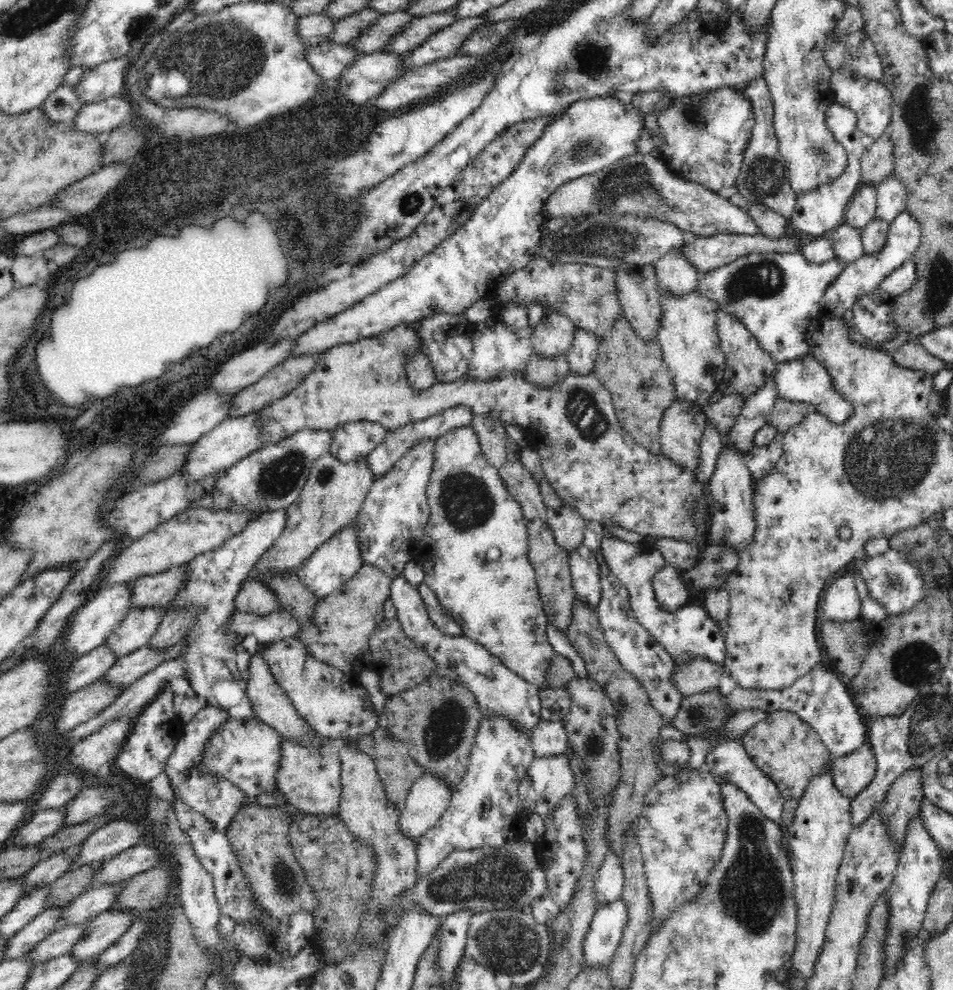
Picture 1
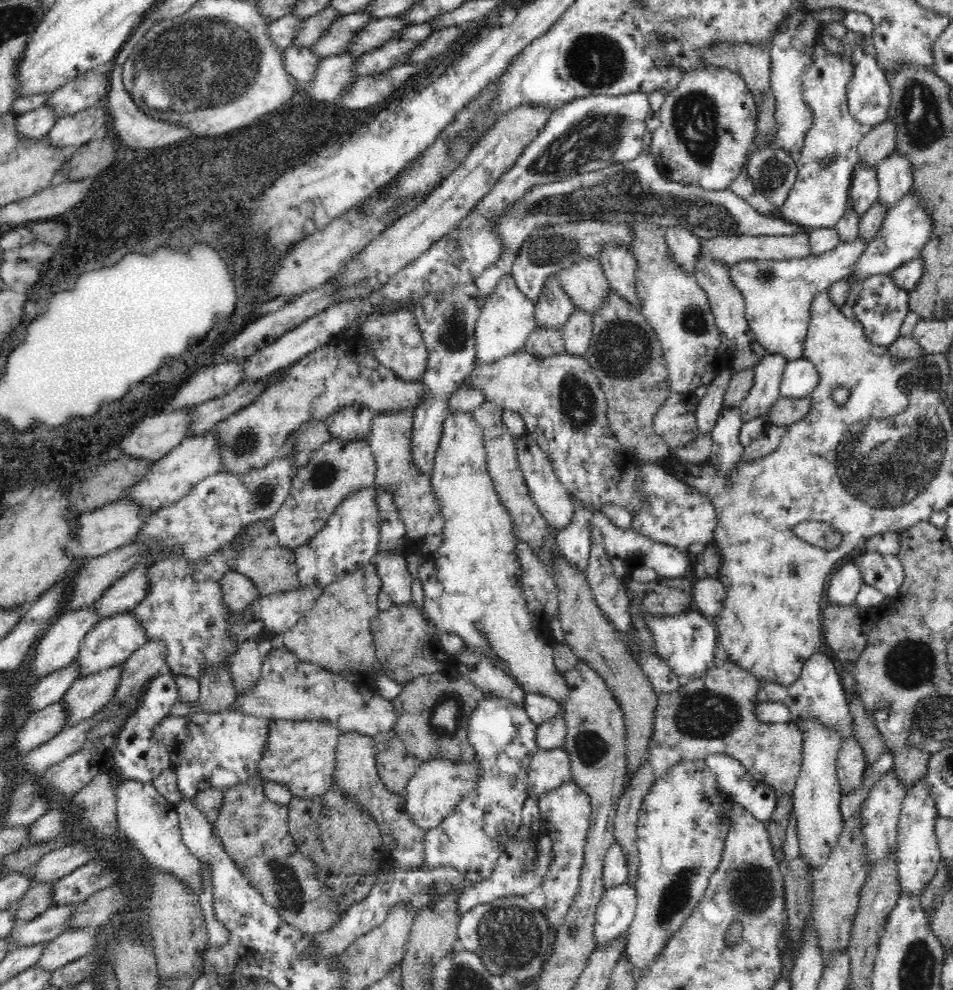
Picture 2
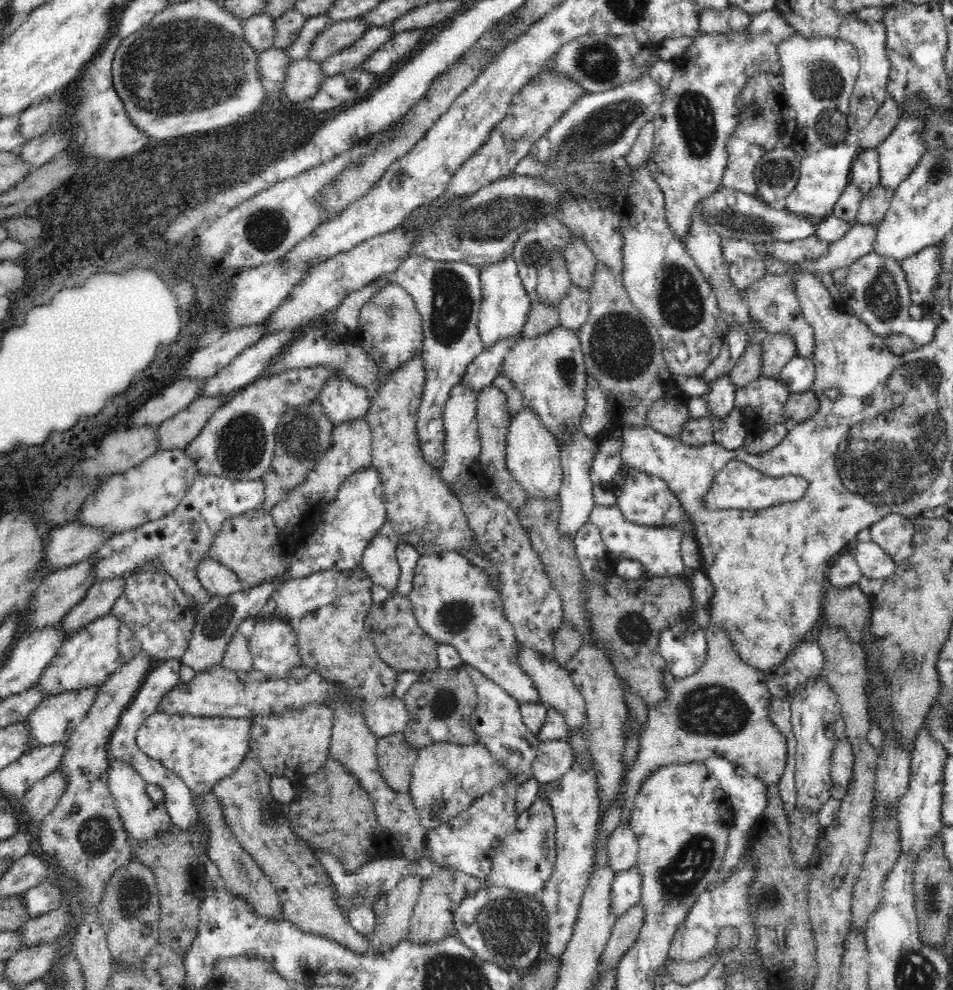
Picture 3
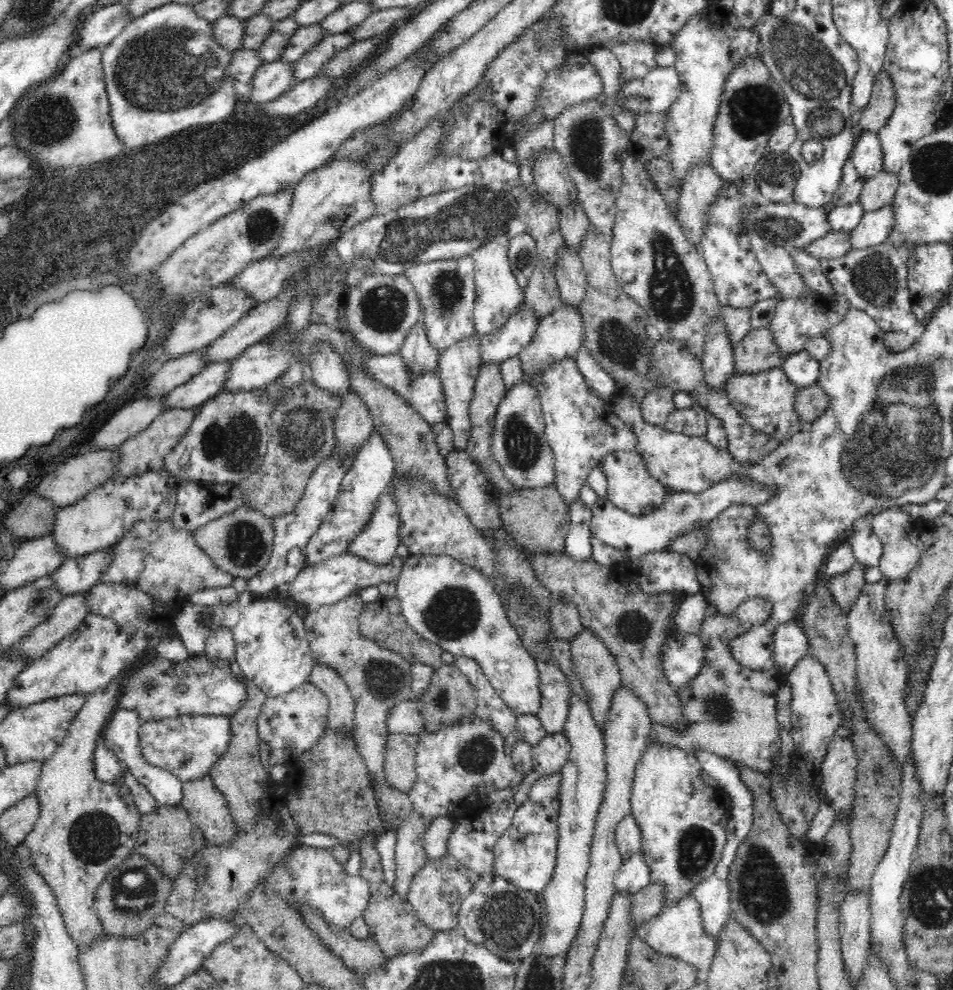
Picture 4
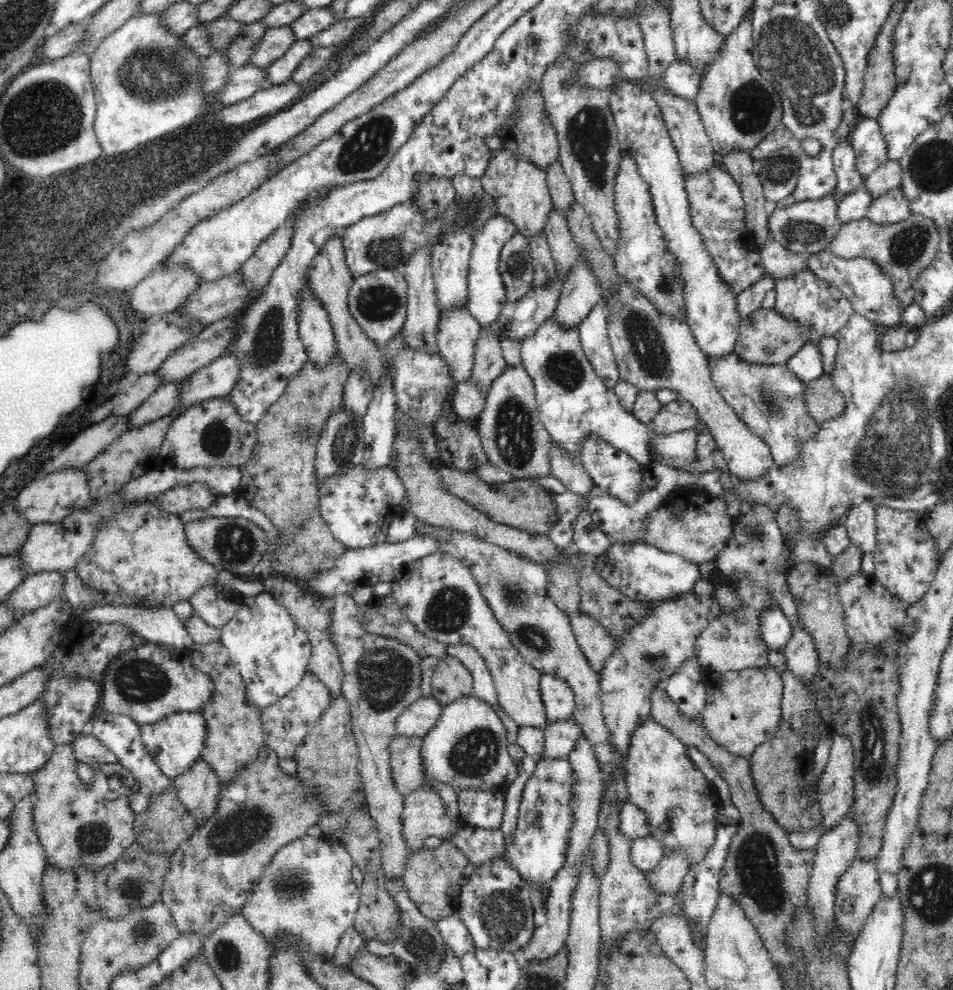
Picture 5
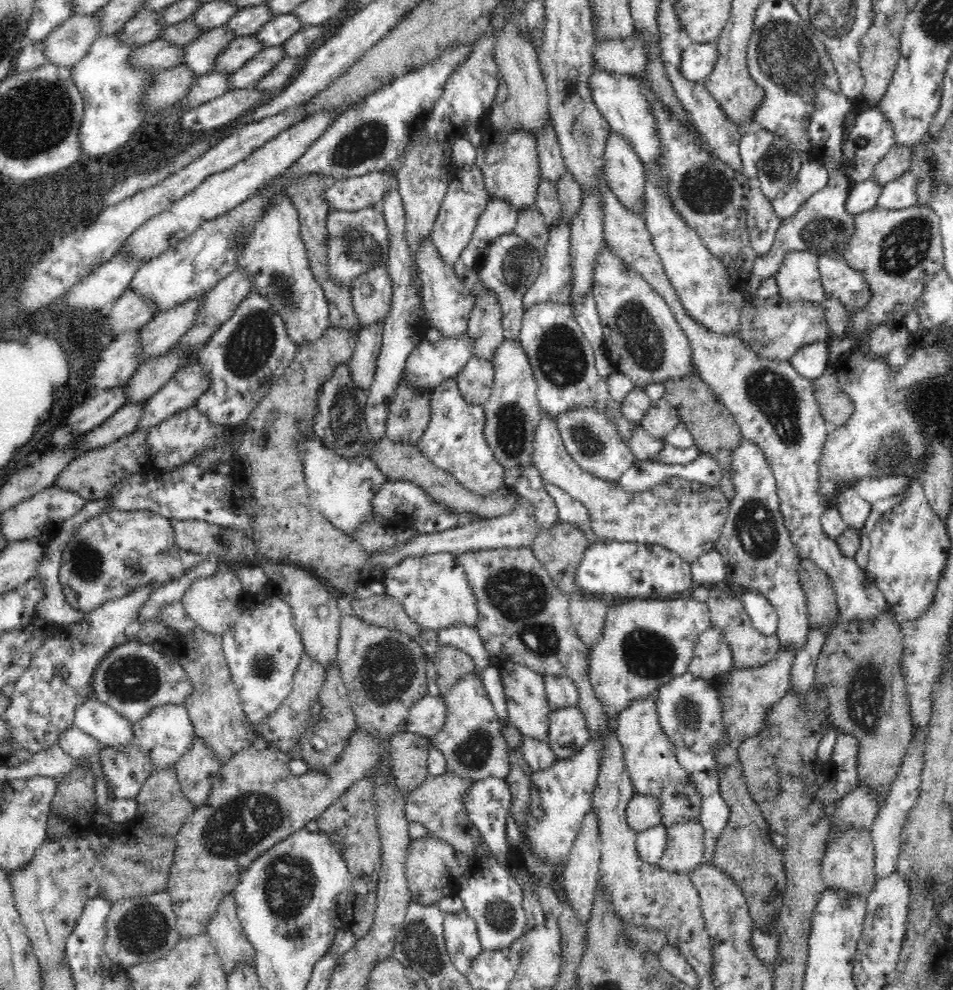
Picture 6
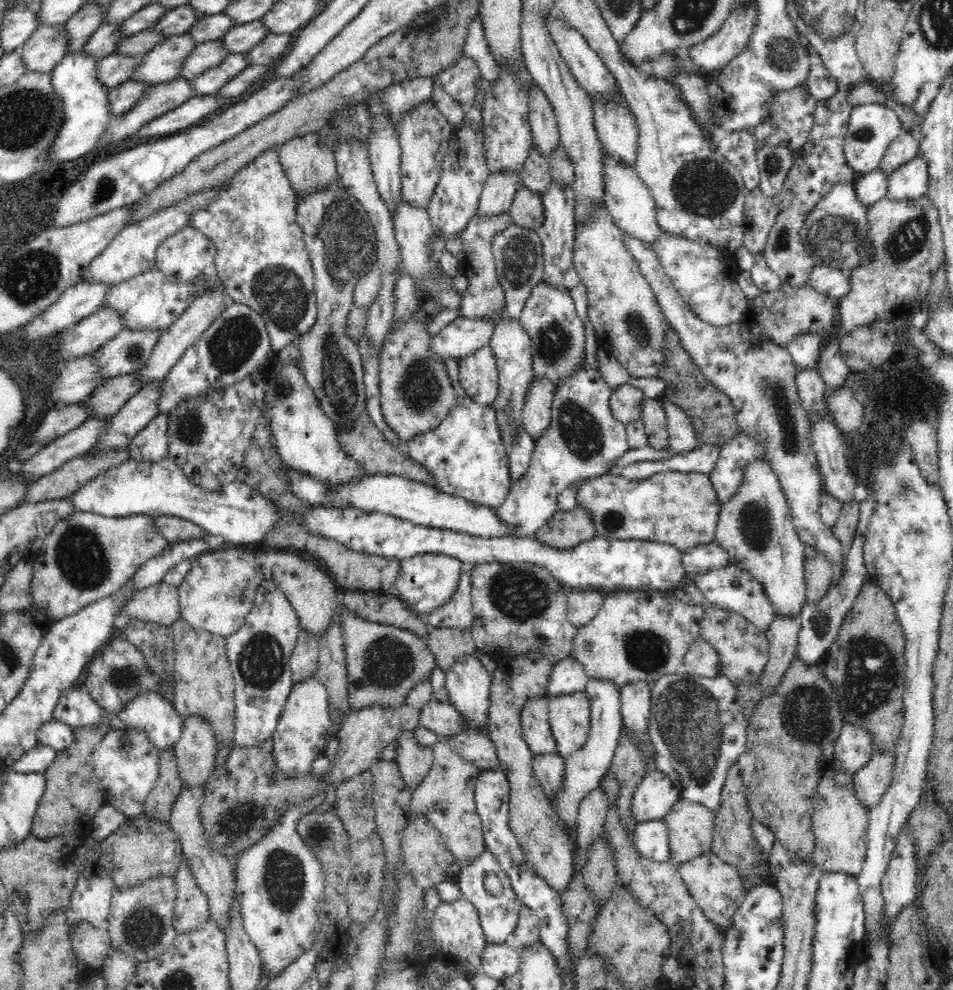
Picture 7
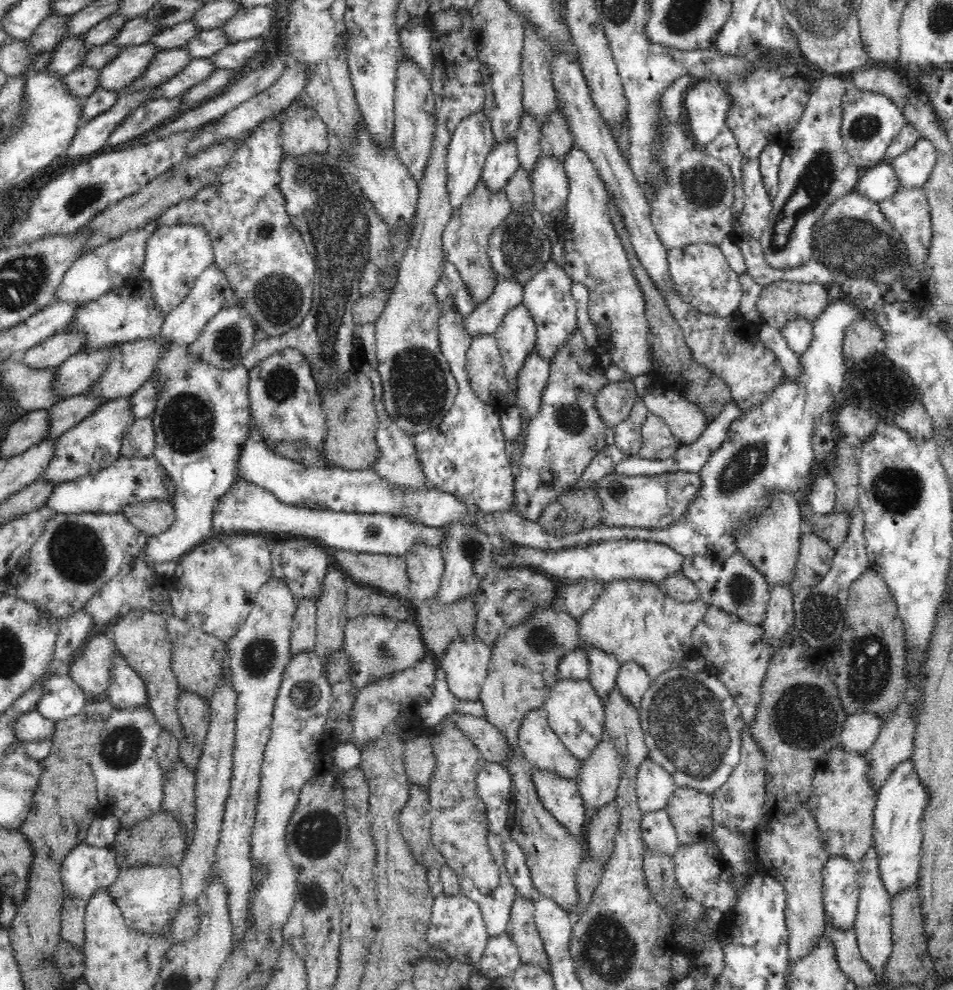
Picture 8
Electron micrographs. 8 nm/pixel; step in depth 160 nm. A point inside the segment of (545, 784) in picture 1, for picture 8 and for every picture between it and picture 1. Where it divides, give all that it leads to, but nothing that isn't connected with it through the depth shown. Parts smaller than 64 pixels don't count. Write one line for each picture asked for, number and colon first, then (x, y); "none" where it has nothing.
2: (548, 769)
3: (553, 759)
4: (549, 755)
5: (561, 736)
6: (568, 732)
7: (569, 714)
8: (576, 713)

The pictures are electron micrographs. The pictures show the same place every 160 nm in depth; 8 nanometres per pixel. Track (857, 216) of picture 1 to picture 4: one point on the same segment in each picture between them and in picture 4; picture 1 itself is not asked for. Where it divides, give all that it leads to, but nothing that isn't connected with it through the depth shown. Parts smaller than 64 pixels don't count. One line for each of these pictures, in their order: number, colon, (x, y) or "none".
2: (864, 191)
3: (865, 172)
4: (867, 154)

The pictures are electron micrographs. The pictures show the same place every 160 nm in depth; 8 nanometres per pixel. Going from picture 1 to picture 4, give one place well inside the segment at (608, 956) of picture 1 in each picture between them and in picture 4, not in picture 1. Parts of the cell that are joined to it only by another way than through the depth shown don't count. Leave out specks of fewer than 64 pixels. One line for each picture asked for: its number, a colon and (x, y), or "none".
2: (616, 912)
3: (627, 887)
4: (634, 875)

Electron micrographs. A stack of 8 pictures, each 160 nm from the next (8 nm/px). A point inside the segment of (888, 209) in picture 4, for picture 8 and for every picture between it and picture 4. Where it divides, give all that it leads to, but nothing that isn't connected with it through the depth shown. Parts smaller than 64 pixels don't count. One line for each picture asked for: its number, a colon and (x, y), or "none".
5: (891, 207)
6: (900, 193)
7: (910, 180)
8: (913, 168)

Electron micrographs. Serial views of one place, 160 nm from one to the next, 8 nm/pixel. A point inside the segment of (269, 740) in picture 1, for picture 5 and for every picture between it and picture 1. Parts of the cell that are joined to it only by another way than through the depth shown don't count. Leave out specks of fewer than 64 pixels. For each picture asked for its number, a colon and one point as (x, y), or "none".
2: (209, 750)
3: (201, 750)
4: (187, 746)
5: (176, 741)

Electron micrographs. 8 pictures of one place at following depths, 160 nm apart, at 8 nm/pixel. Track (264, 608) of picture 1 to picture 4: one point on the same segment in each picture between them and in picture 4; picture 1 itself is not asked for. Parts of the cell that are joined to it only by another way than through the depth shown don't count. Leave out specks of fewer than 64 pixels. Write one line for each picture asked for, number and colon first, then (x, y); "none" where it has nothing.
2: (238, 591)
3: (217, 579)
4: (164, 562)

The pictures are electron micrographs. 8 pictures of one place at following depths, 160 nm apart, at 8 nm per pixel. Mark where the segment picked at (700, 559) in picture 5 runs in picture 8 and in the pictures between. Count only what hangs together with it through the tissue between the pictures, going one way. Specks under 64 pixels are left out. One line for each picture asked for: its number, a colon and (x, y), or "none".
6: (684, 517)
7: (681, 509)
8: (655, 501)

